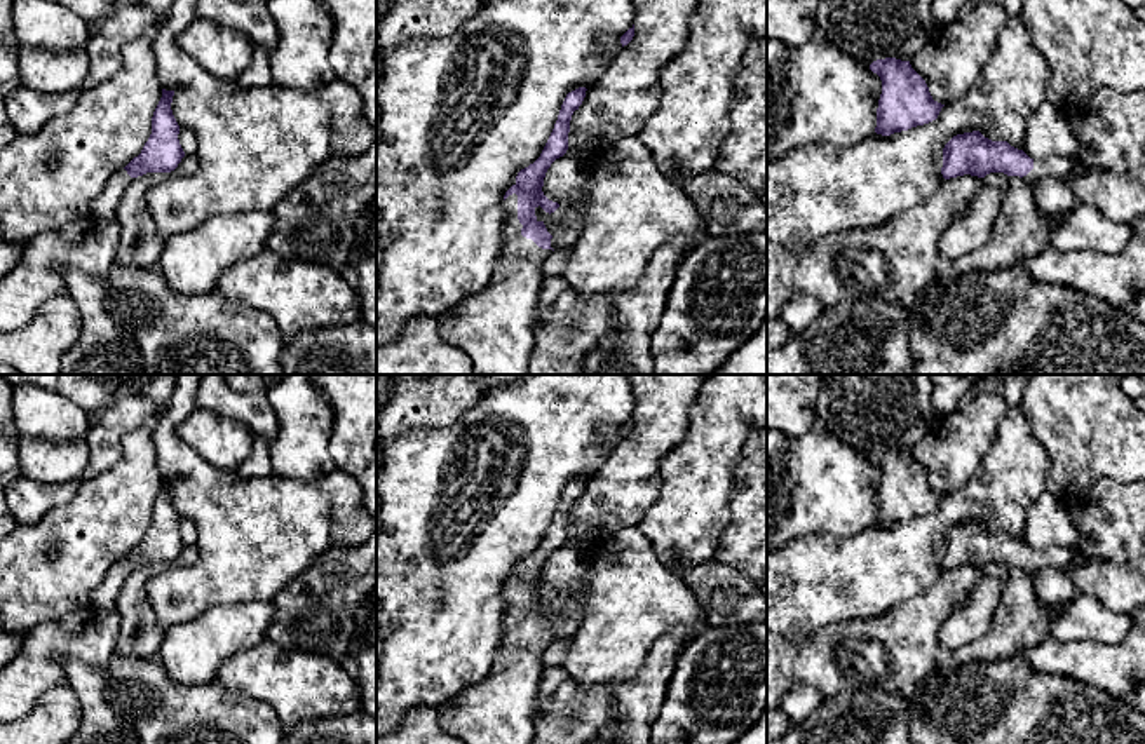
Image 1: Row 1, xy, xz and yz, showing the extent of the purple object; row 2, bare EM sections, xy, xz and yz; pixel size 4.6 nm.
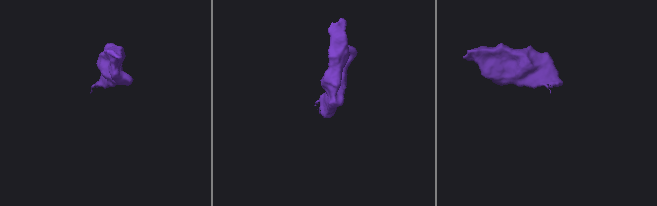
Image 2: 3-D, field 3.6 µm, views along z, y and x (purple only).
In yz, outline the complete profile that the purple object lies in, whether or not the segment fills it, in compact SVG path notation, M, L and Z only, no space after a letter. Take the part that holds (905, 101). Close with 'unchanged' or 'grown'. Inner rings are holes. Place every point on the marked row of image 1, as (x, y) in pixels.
M877 59L870 70L882 80L875 132L891 136L938 118L945 105L932 99L925 80L910 61Z; unchanged

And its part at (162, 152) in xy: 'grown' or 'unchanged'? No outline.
grown

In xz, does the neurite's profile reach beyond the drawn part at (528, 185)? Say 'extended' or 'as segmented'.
extended

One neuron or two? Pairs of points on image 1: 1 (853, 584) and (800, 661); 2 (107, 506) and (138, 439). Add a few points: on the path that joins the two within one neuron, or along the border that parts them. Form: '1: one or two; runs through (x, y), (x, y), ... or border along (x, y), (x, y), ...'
1: two; border along (865, 617), (828, 622), (799, 643), (786, 640)
2: one; runs through (122, 490), (136, 476), (138, 455)

